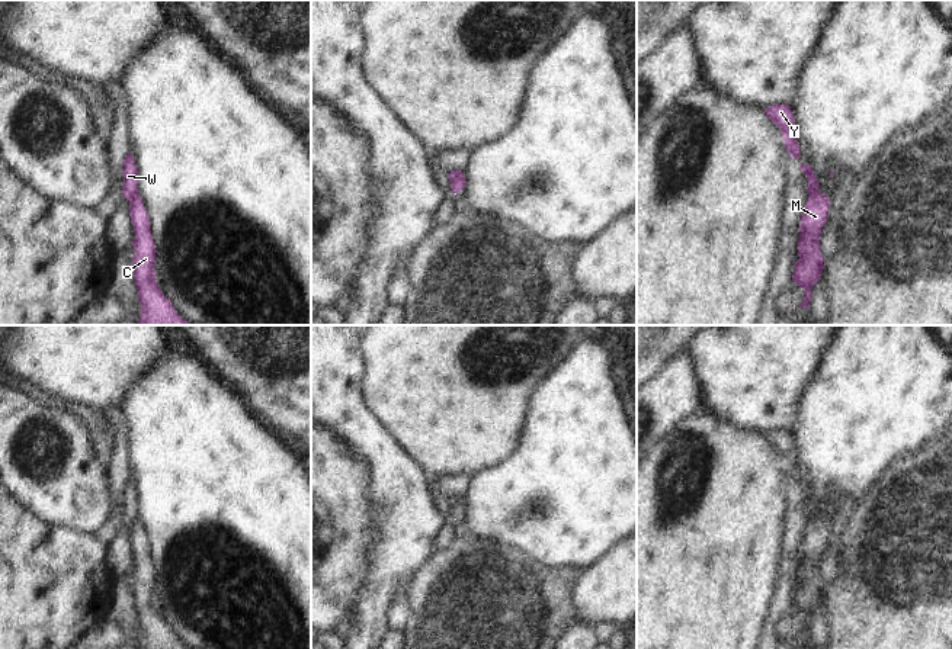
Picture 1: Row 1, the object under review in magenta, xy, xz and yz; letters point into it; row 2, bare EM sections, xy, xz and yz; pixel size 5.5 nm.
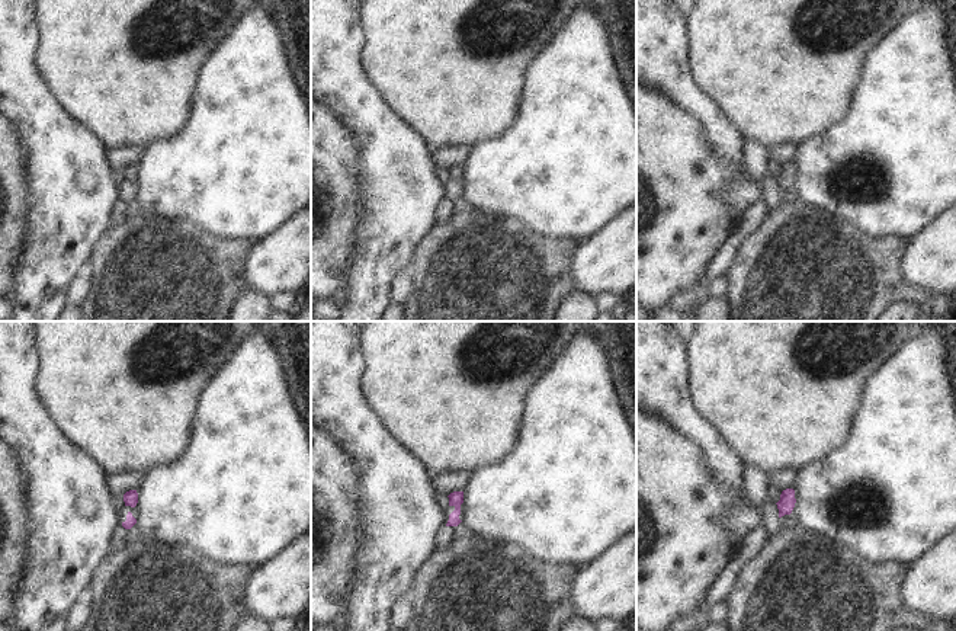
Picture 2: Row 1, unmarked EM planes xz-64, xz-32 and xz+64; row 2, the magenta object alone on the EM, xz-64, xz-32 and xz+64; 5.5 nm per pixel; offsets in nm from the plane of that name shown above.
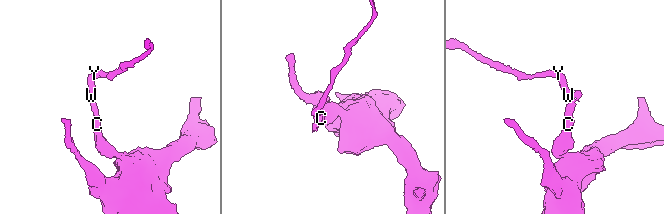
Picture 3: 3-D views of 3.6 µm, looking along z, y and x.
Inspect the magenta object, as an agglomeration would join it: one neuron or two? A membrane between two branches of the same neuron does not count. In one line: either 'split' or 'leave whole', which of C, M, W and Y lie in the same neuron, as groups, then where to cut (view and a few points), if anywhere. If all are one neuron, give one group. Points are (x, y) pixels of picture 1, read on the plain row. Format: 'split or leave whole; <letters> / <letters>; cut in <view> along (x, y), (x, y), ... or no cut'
split; C M / W Y; cut in xy along (137, 517), (128, 524)

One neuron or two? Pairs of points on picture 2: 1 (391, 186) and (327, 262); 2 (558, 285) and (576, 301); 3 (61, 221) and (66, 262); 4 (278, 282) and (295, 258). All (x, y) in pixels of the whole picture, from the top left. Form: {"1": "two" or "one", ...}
{"1": "two", "2": "two", "3": "one", "4": "one"}

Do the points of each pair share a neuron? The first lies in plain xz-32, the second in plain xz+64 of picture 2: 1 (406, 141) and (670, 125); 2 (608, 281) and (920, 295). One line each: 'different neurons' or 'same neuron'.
1: different neurons
2: different neurons

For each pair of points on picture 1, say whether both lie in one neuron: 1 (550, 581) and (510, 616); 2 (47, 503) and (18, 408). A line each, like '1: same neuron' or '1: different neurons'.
1: same neuron
2: same neuron

